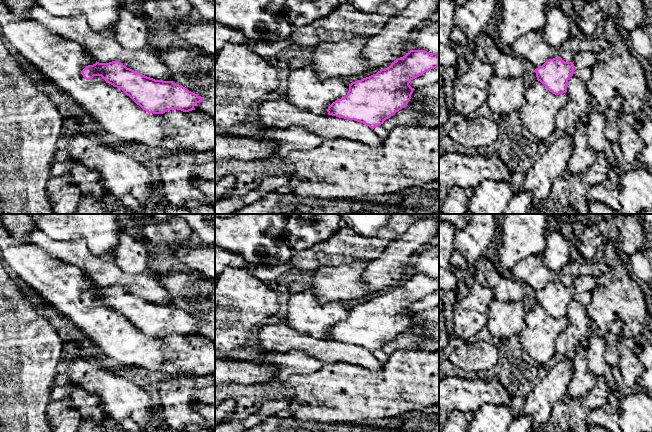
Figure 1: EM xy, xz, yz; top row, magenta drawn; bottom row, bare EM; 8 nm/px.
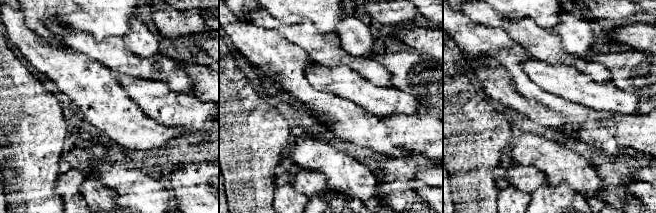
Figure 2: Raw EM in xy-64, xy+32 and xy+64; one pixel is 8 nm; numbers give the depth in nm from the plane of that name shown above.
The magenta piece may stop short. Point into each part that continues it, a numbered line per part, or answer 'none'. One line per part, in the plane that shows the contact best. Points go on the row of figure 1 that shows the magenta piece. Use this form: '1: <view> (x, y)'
1: yz (584, 59)

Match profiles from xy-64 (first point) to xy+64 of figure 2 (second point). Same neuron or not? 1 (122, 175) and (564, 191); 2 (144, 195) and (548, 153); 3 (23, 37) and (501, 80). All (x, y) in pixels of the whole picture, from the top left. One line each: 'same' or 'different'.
1: different
2: same
3: different

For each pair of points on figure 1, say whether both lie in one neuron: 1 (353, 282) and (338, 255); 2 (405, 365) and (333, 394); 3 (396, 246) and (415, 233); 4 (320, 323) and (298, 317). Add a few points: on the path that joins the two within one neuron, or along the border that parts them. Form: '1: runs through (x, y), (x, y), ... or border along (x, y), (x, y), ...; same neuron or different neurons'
1: border along (366, 261), (323, 265), (320, 268); different neurons
2: runs through (387, 383), (376, 394), (351, 394); same neuron
3: runs through (401, 246), (410, 238); same neuron
4: runs through (315, 319), (303, 317); same neuron

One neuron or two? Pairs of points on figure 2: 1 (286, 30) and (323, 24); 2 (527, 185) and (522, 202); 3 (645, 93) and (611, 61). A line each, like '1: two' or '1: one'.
1: two
2: two
3: one

